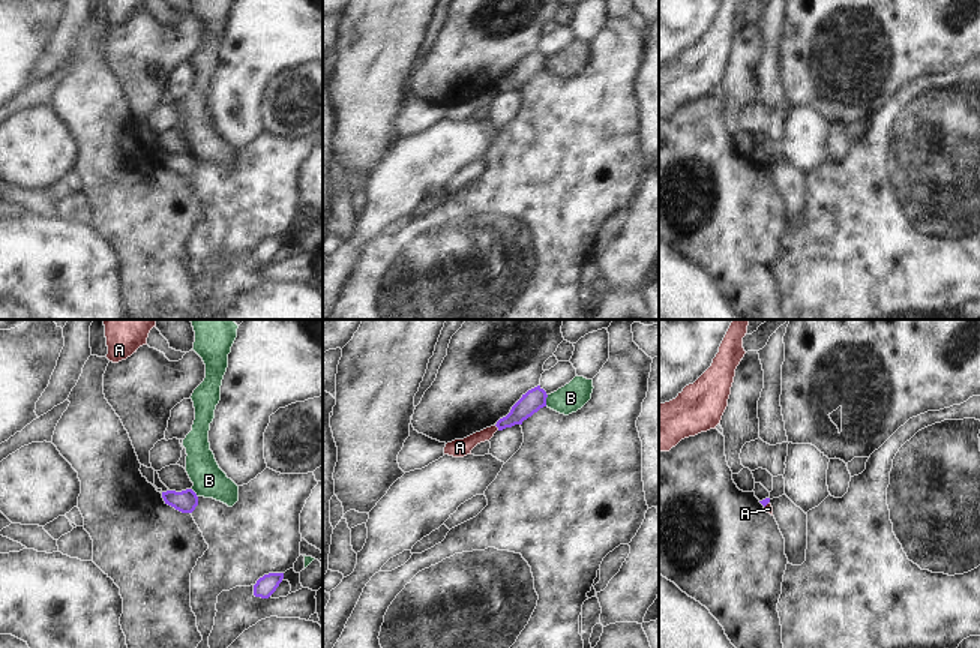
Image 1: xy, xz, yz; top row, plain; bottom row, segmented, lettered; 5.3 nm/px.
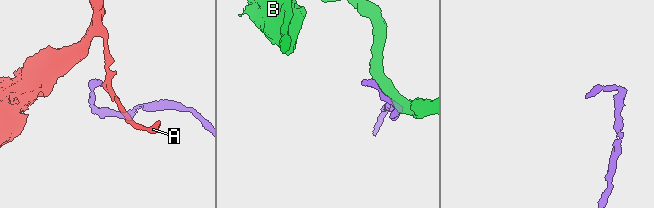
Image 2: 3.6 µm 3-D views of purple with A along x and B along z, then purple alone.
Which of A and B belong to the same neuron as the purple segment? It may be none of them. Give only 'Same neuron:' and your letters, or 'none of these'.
Same neuron: none of these.

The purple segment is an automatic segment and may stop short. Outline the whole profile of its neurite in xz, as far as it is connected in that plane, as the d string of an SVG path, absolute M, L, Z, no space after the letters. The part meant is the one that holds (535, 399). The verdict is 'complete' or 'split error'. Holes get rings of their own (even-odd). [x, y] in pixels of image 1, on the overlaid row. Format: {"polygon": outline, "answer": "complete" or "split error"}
{"polygon": "M537 386L528 390L522 398L512 406L510 412L497 422L498 430L522 424L524 420L531 417L540 408L546 406L546 392Z", "answer": "complete"}

